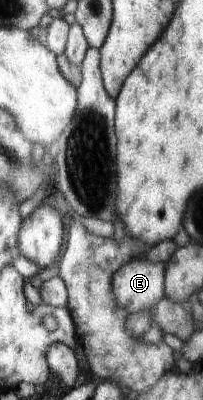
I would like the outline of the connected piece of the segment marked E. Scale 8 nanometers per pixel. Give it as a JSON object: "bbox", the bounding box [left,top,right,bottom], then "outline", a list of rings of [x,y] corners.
{"bbox":[113,259,165,317],"outline":[[[132,259],[114,275],[113,291],[127,317],[153,308],[165,297],[165,266]]]}

